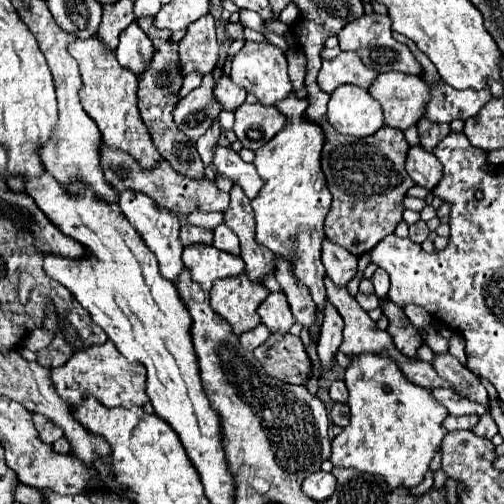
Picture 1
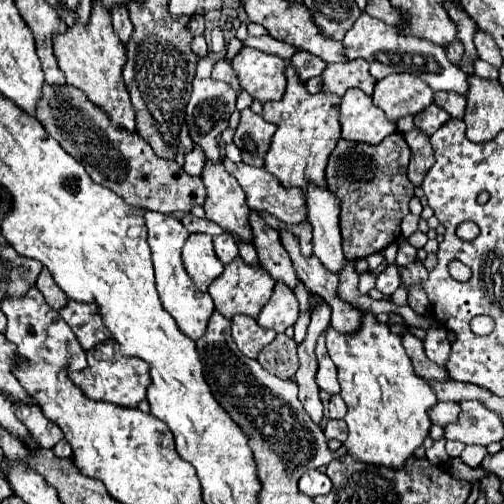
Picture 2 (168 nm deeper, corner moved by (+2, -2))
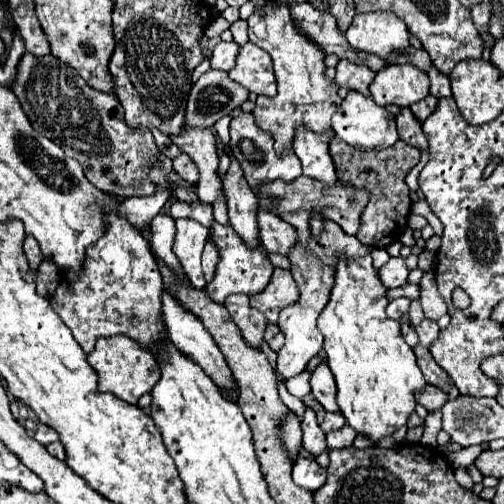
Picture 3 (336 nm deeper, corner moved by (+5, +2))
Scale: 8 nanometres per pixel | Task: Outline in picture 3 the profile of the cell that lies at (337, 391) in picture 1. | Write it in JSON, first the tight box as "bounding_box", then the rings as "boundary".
{"bounding_box":[320,411,346,433],"boundary":[[[328,411],[320,427],[322,427],[324,433],[328,433],[328,431],[332,431],[332,429],[340,429],[344,423],[346,423],[346,419],[342,419],[342,413],[330,413],[330,411]]]}

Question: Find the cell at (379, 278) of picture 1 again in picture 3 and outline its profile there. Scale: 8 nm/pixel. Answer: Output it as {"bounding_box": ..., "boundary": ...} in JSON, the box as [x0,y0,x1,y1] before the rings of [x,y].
{"bounding_box":[378,257,408,287],"boundary":[[[390,257],[390,261],[378,271],[378,277],[382,285],[386,287],[402,287],[408,277],[408,269],[404,265],[402,257]]]}

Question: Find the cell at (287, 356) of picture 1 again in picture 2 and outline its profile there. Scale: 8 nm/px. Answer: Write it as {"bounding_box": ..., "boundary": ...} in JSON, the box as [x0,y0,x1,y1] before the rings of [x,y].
{"bounding_box":[257,335,299,379],"boundary":[[[277,335],[273,343],[269,343],[257,357],[261,367],[265,367],[269,373],[281,377],[281,379],[291,379],[299,367],[297,363],[297,345],[293,343],[291,337]]]}

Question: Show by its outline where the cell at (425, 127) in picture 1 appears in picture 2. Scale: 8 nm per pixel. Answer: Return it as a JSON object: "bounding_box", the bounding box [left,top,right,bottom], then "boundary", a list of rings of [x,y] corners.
{"bounding_box":[415,103,449,135],"boundary":[[[433,103],[429,109],[415,115],[415,127],[425,131],[427,135],[433,135],[447,119],[449,119],[449,113]]]}

